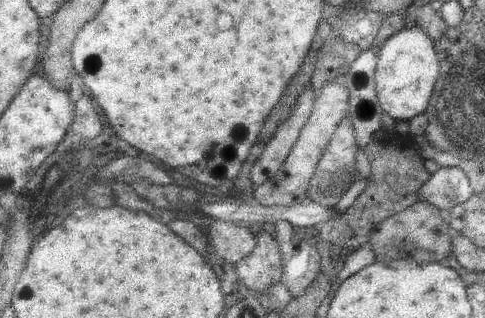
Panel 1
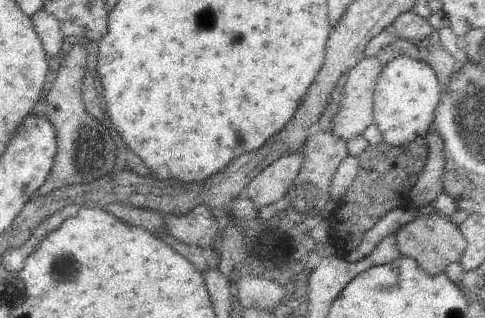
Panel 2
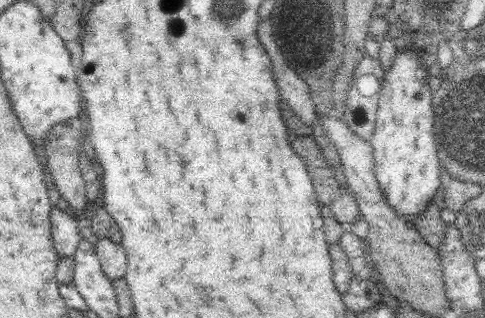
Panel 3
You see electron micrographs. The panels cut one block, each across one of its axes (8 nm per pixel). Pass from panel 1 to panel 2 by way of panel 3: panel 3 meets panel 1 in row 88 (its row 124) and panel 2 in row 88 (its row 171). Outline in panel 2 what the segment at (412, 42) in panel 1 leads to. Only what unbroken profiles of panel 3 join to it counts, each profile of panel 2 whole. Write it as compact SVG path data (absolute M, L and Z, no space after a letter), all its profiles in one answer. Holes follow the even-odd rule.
M397 56L391 60L381 70L373 92L373 124L377 124L383 144L397 148L413 142L415 138L423 138L433 122L441 94L443 88L427 62L419 62L409 56Z

